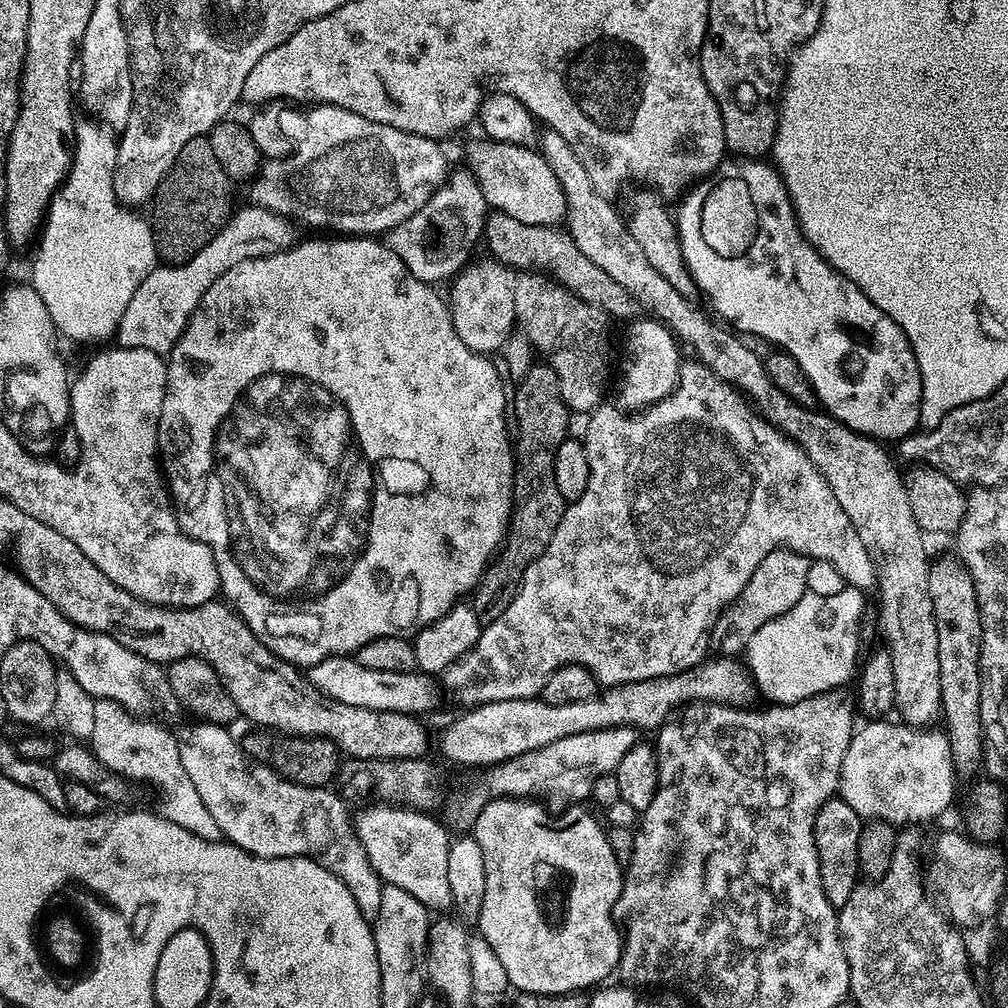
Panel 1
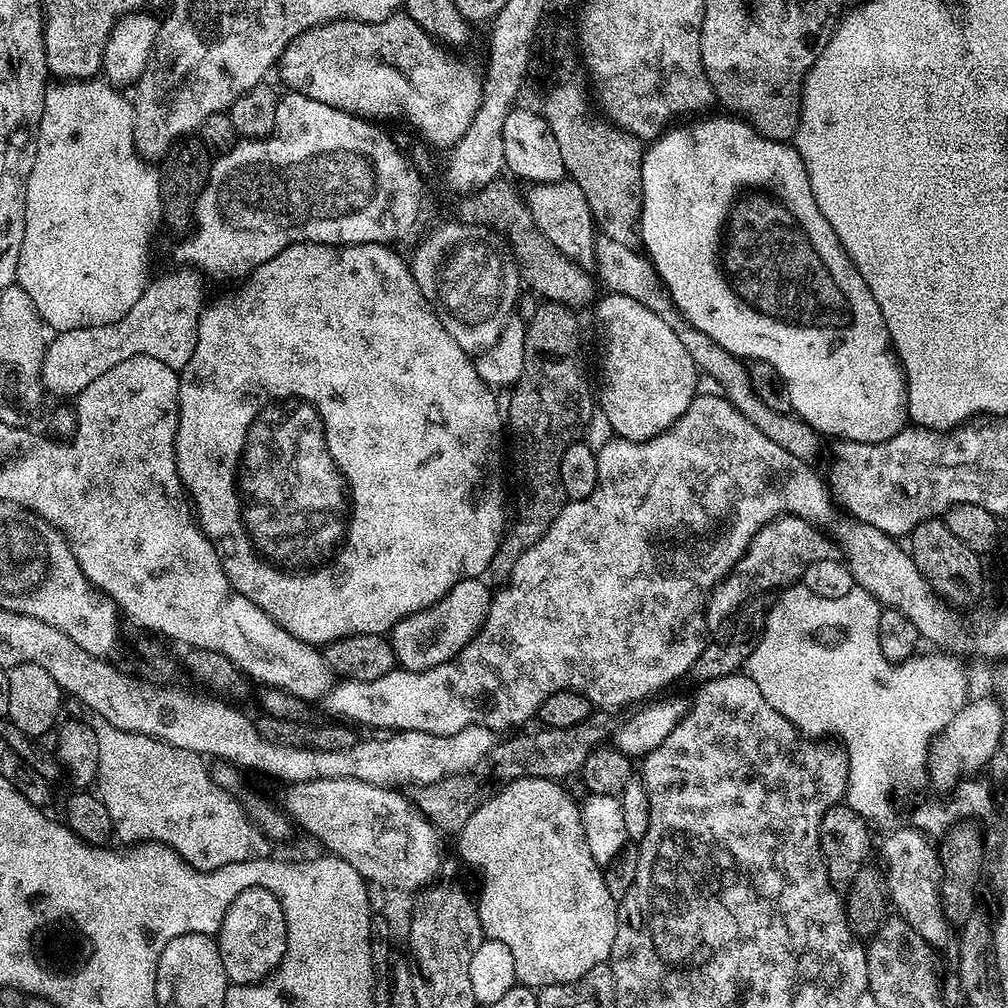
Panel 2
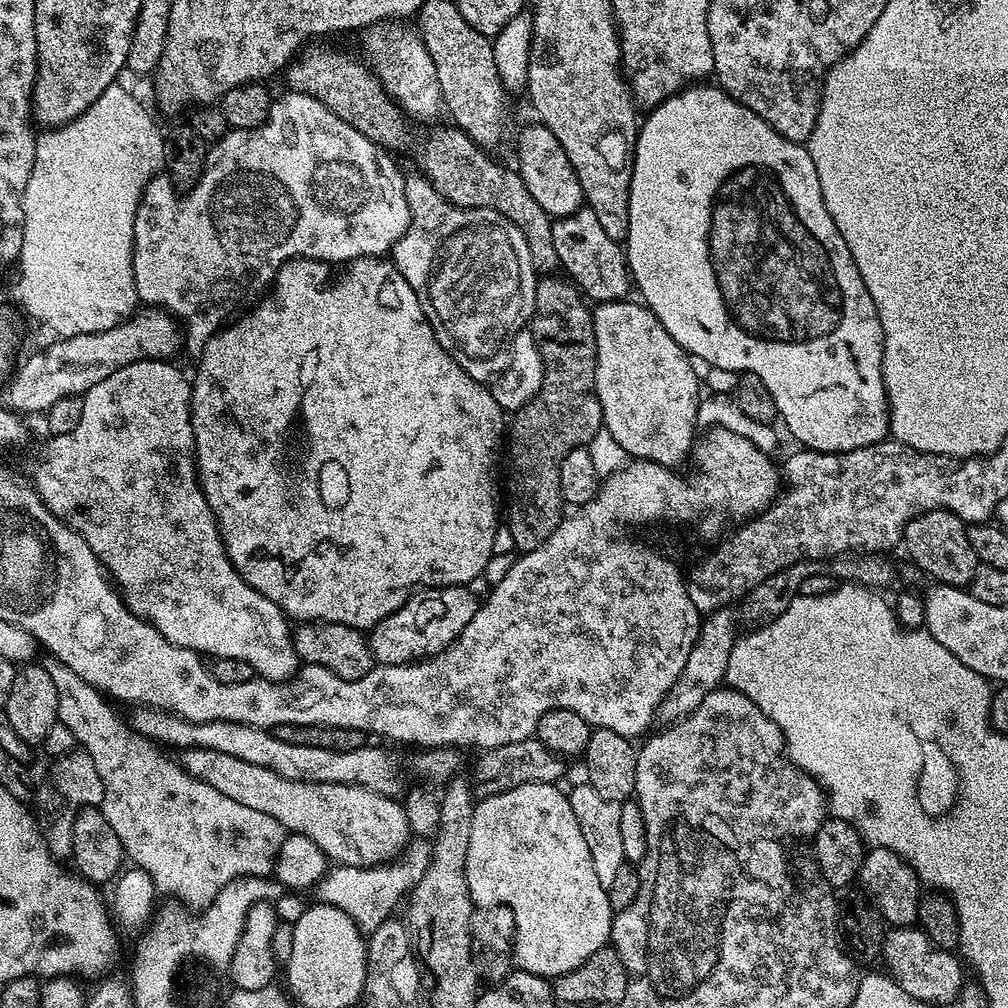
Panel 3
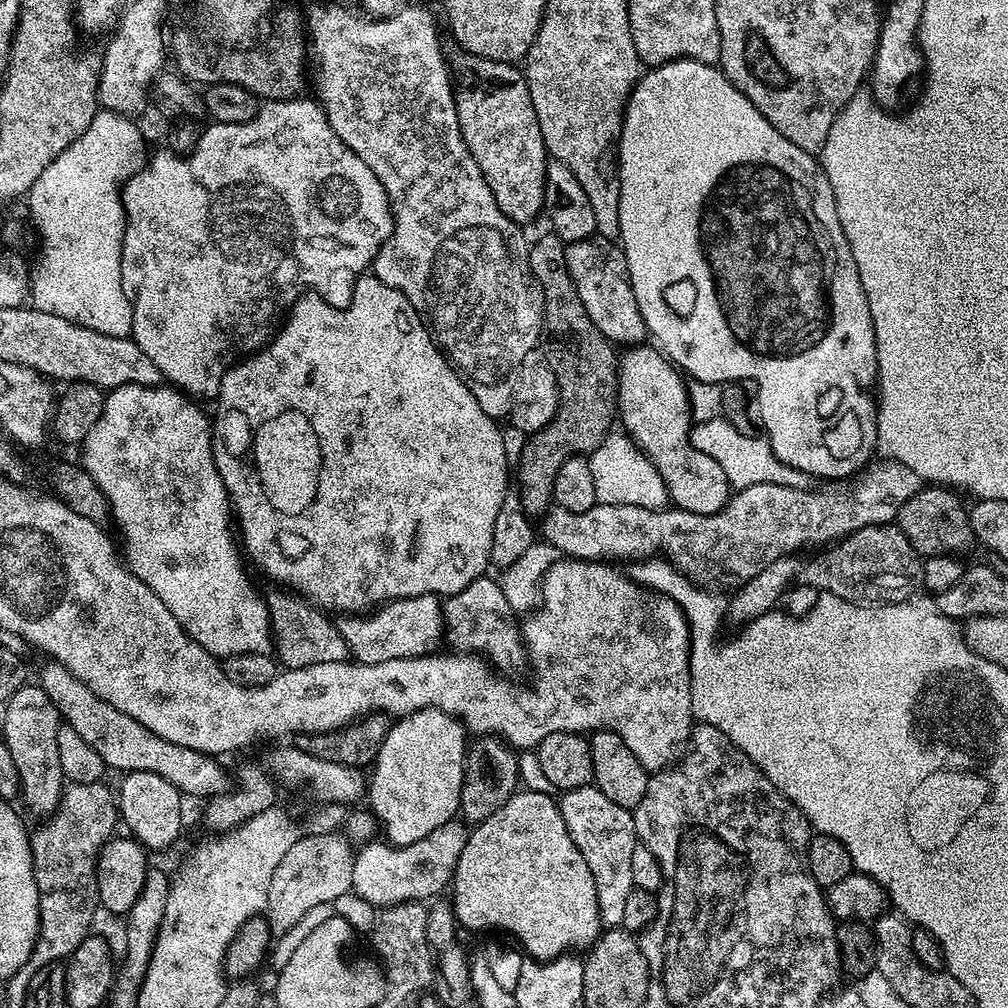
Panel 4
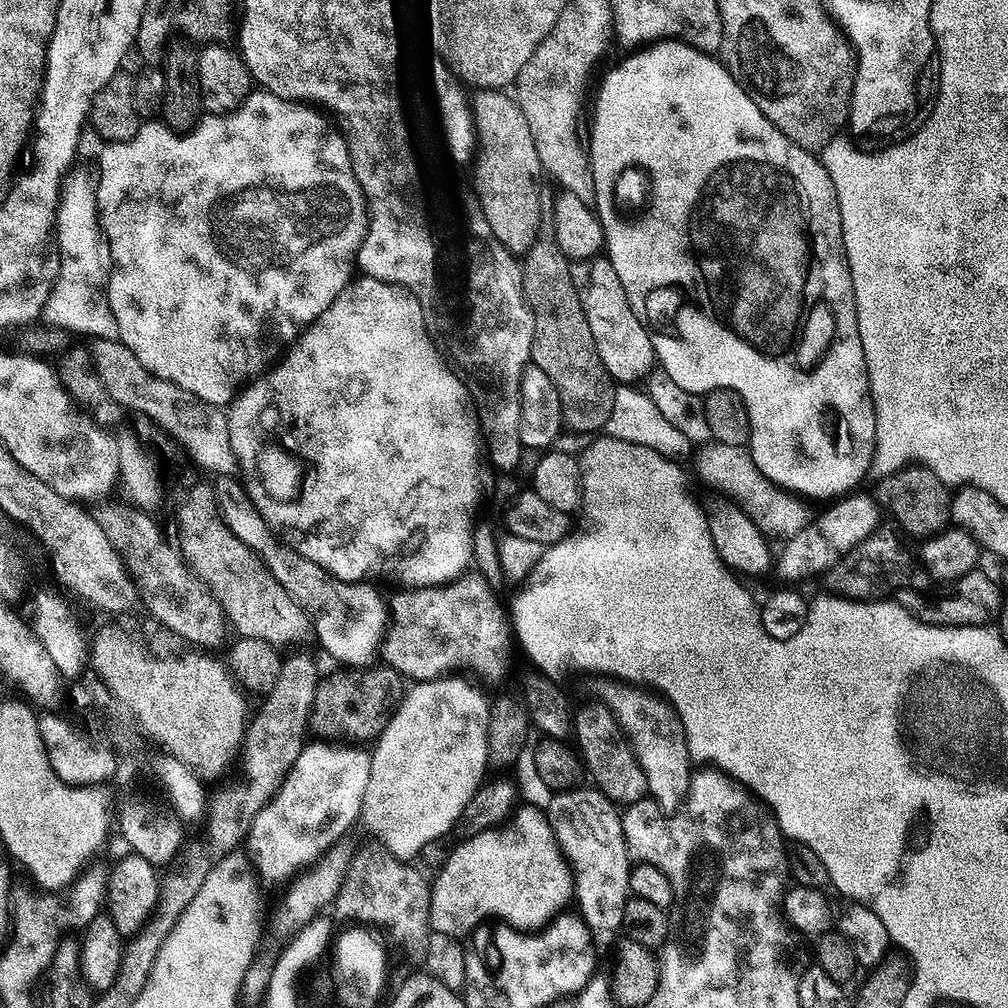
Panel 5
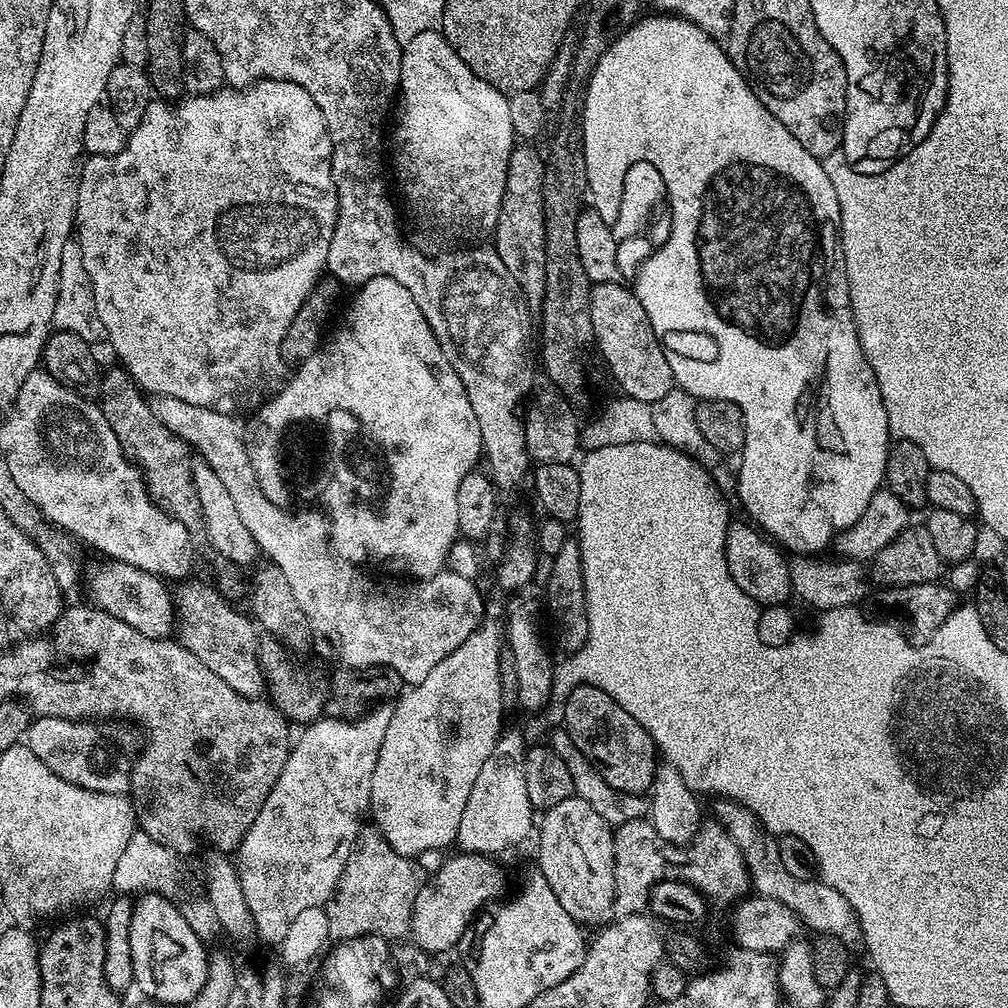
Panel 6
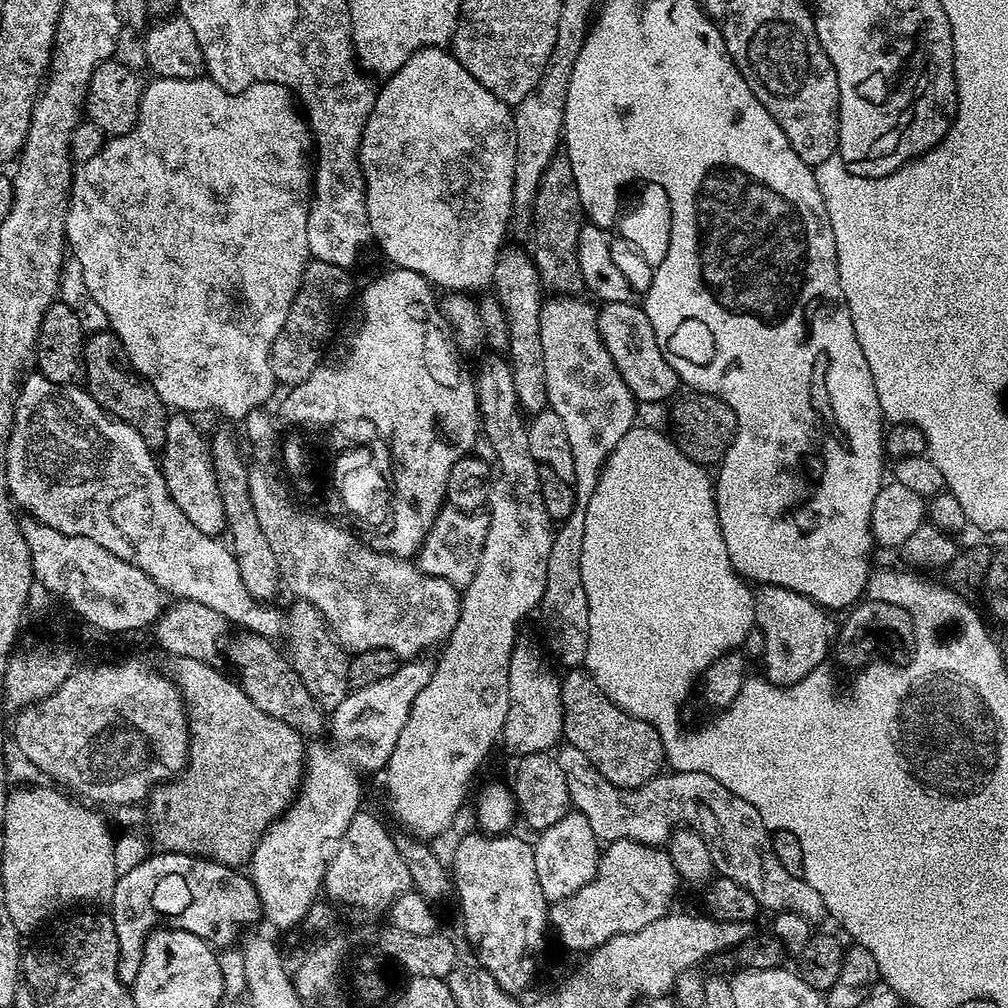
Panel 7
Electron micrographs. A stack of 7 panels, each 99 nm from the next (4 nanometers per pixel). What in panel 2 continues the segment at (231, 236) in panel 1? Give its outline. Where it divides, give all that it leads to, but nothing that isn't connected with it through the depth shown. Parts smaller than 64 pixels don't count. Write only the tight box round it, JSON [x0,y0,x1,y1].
[41,268,204,395]

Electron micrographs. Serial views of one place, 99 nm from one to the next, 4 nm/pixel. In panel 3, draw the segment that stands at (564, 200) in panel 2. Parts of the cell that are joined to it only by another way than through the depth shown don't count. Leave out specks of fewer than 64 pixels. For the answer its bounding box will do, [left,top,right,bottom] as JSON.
[552,206,630,302]

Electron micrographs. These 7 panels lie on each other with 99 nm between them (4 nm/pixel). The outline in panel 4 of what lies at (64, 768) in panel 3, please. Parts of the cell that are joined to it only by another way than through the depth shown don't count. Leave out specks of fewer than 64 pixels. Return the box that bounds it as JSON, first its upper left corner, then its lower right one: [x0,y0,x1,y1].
[34,782,118,886]

